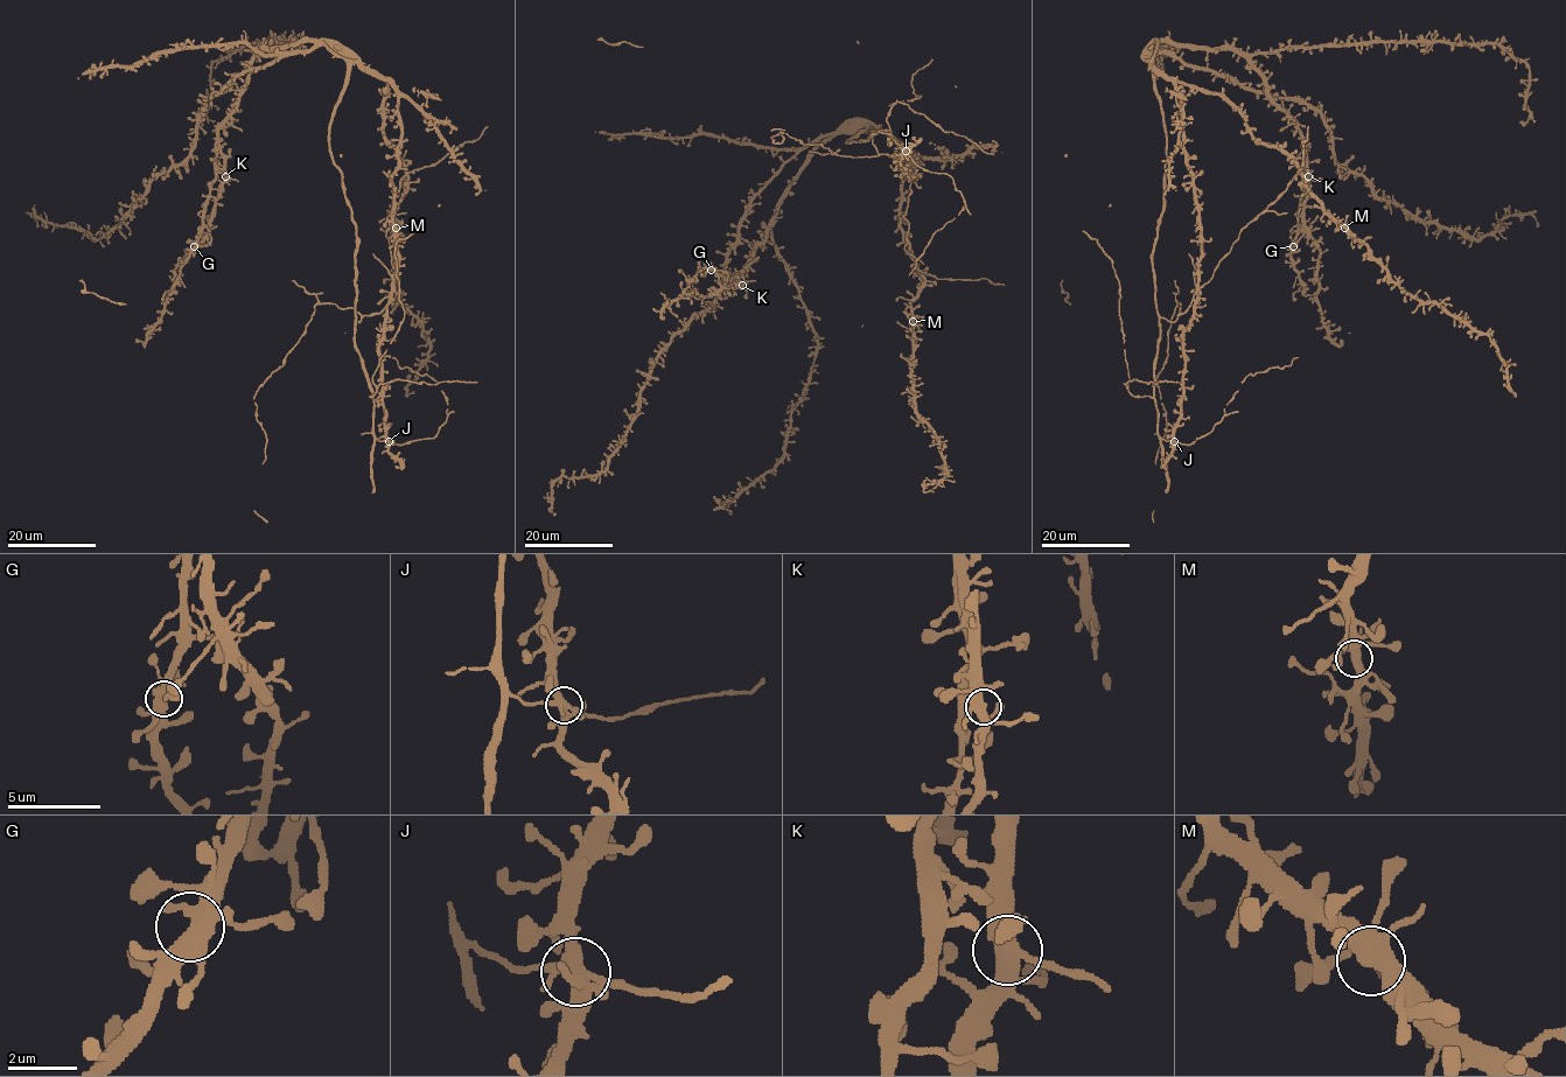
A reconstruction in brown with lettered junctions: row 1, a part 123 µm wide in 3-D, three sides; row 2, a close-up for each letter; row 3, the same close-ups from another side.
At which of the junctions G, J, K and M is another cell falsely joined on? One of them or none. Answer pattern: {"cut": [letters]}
{"cut": []}

